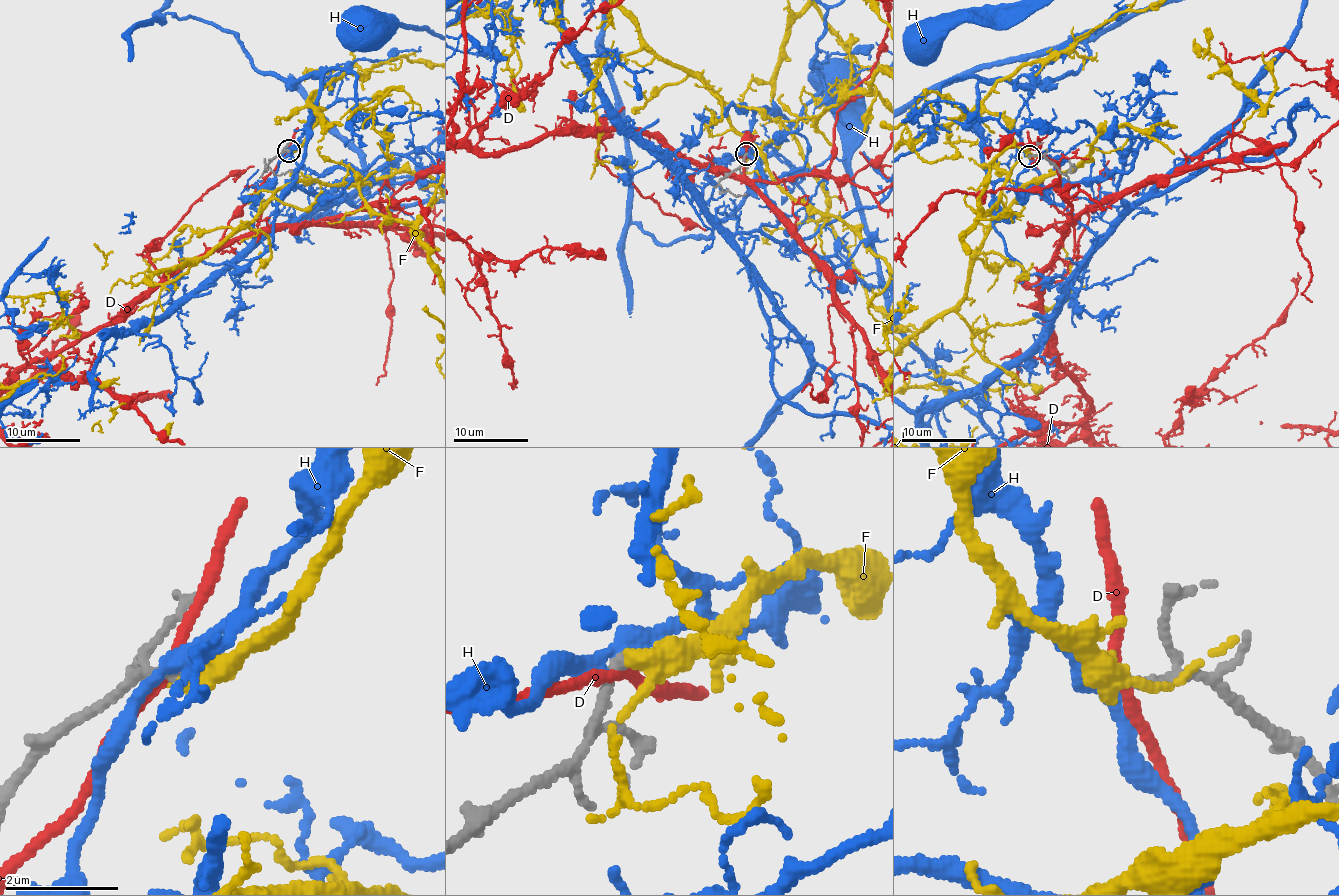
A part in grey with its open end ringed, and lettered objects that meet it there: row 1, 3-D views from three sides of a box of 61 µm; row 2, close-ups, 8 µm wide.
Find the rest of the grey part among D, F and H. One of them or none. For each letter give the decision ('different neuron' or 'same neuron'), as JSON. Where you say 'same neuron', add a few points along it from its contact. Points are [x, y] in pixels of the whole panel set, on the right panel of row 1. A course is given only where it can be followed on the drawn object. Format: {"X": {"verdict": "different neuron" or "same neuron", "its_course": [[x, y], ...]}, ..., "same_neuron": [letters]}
{"D": {"verdict": "different neuron"}, "F": {"verdict": "same neuron"}, "H": {"verdict": "different neuron"}, "same_neuron": ["F"]}

